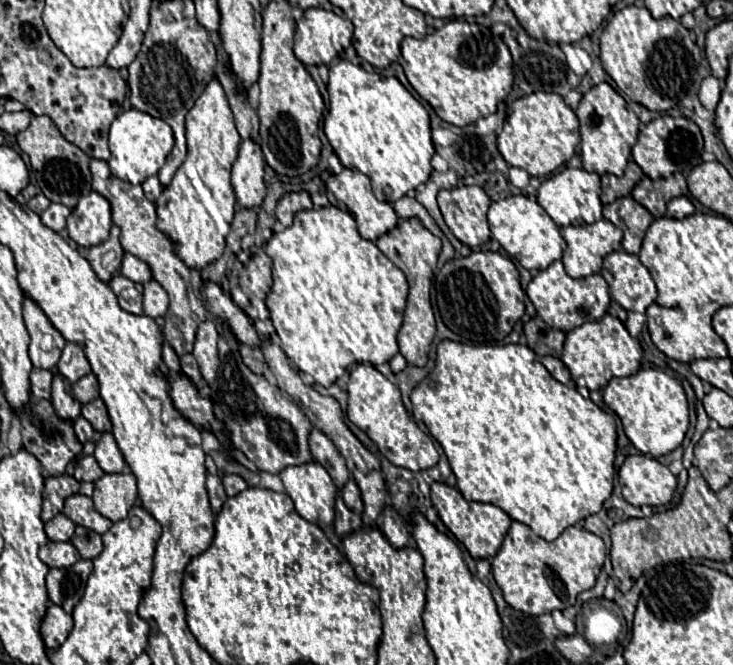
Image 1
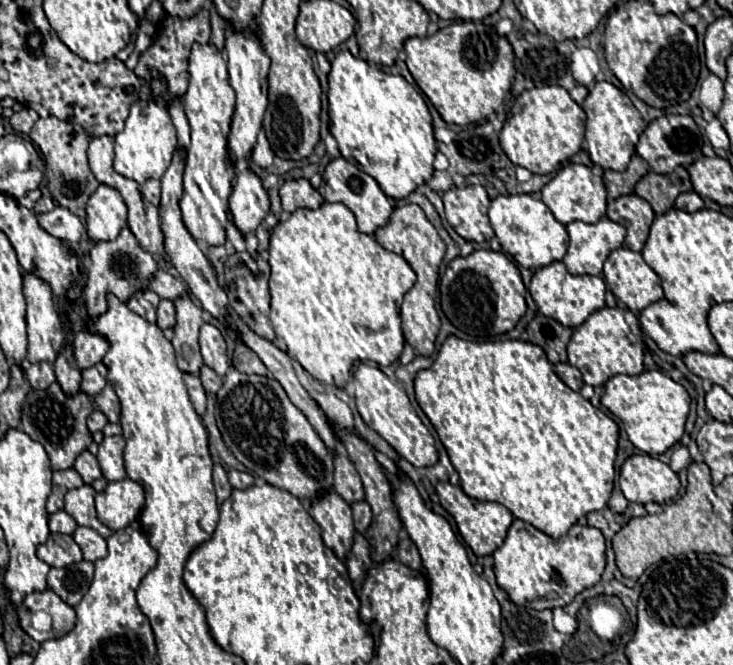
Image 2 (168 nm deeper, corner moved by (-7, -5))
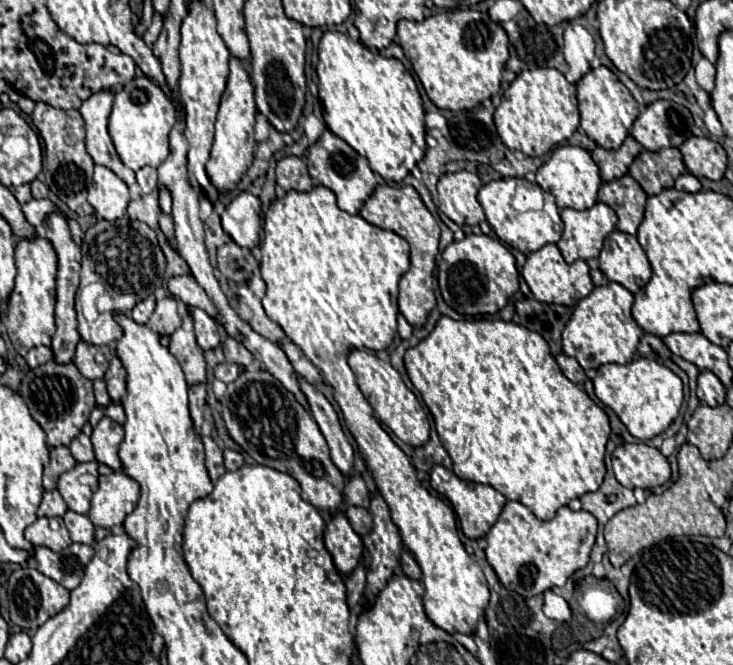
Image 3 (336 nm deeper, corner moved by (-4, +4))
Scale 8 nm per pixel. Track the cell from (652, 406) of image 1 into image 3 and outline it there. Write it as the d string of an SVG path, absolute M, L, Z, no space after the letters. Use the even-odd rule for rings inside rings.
M637 357L627 365L617 365L617 363L601 365L597 369L597 377L593 379L593 385L597 399L603 405L611 407L621 419L621 423L629 429L629 433L641 441L653 439L655 435L663 433L677 417L683 403L681 379L665 365L647 357Z

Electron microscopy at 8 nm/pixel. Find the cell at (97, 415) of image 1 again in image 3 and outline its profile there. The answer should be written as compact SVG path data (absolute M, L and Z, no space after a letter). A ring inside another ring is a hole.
M113 355L111 359L111 365L105 373L105 381L107 381L111 401L121 403L125 395L125 367L121 367L121 359L117 359L117 355Z

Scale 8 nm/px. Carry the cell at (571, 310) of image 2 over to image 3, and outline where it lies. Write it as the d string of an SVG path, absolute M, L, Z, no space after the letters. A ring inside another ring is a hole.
M547 243L539 251L529 253L527 263L525 263L521 273L523 273L529 289L533 291L535 299L541 301L541 303L555 303L555 305L575 307L595 287L591 283L591 277L589 277L589 265L583 259L577 259L577 261L567 265L565 259L561 257L561 251L553 243Z

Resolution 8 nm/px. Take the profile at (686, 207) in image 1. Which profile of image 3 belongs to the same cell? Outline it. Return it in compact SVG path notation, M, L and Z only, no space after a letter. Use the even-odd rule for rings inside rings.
M685 173L685 175L679 175L679 177L675 179L675 189L679 189L679 191L689 191L689 193L697 193L697 191L701 189L701 183L699 183L699 179L697 179L695 175Z

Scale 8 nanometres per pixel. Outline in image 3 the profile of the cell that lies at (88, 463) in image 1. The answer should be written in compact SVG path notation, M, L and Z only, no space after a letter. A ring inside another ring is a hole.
M79 433L79 435L71 441L69 449L71 449L75 461L79 461L79 463L83 463L83 461L93 461L93 459L95 459L91 439L89 439L87 435L83 435L83 433Z

